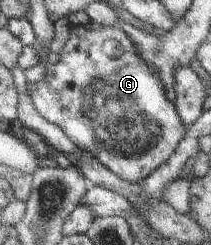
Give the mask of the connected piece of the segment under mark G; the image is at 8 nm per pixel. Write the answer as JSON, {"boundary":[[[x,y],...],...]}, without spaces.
{"boundary":[[[90,20],[84,25],[70,26],[69,38],[59,53],[59,62],[54,66],[47,67],[47,72],[48,75],[46,75],[46,78],[28,85],[28,91],[30,91],[30,97],[32,97],[34,107],[36,107],[44,119],[47,119],[52,124],[58,125],[79,148],[90,151],[100,163],[103,163],[116,175],[123,177],[124,181],[140,184],[147,177],[150,177],[152,173],[156,172],[158,168],[168,163],[168,160],[177,151],[177,147],[181,144],[181,141],[185,139],[188,126],[182,123],[182,118],[178,115],[178,110],[174,107],[173,102],[168,101],[168,97],[166,97],[166,85],[160,81],[158,73],[150,69],[149,65],[146,65],[146,61],[142,59],[141,53],[138,51],[138,46],[132,41],[132,37],[118,25],[104,26]]]}

